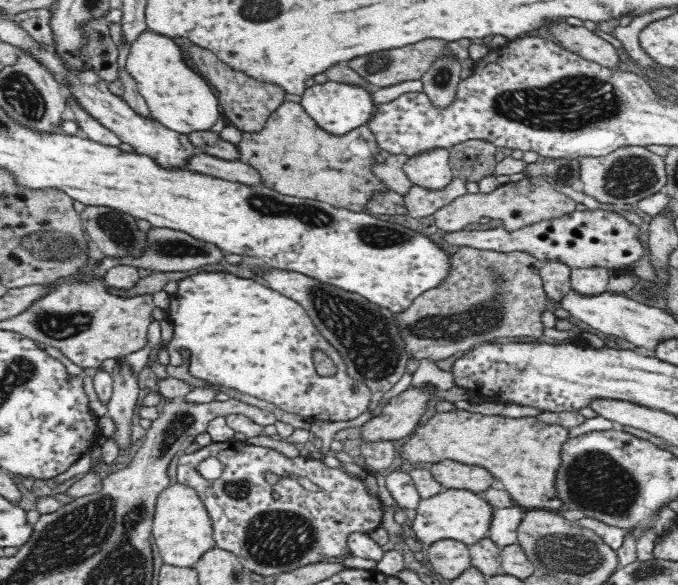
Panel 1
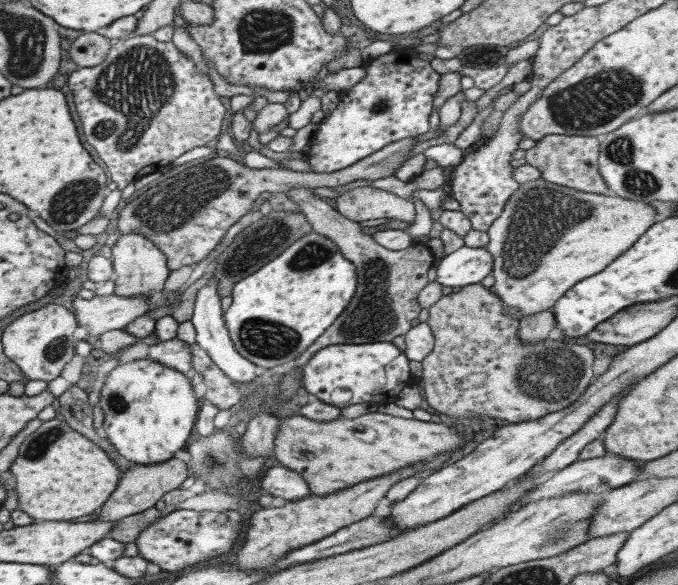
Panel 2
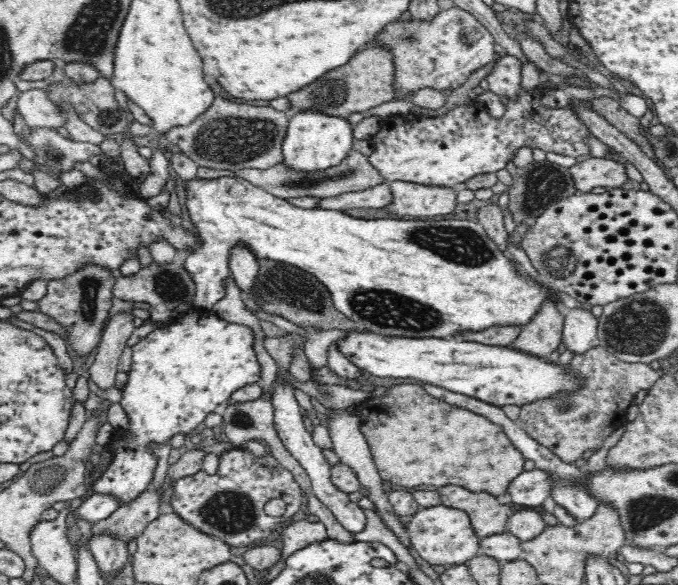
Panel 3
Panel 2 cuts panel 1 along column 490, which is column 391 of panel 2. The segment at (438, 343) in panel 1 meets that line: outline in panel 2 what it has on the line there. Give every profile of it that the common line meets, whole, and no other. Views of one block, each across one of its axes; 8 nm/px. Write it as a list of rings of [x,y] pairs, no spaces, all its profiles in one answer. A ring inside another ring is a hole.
[[[310,188],[287,189],[286,198],[297,204],[310,224],[310,230],[326,236],[335,244],[341,256],[355,267],[357,290],[341,315],[315,340],[305,352],[301,352],[290,365],[302,368],[313,353],[331,344],[391,343],[396,336],[405,335],[411,328],[411,320],[417,319],[421,306],[417,296],[425,285],[426,272],[436,260],[426,244],[412,242],[400,251],[391,251],[379,246],[369,235],[361,233],[358,223],[341,216],[332,202],[317,197]]]

